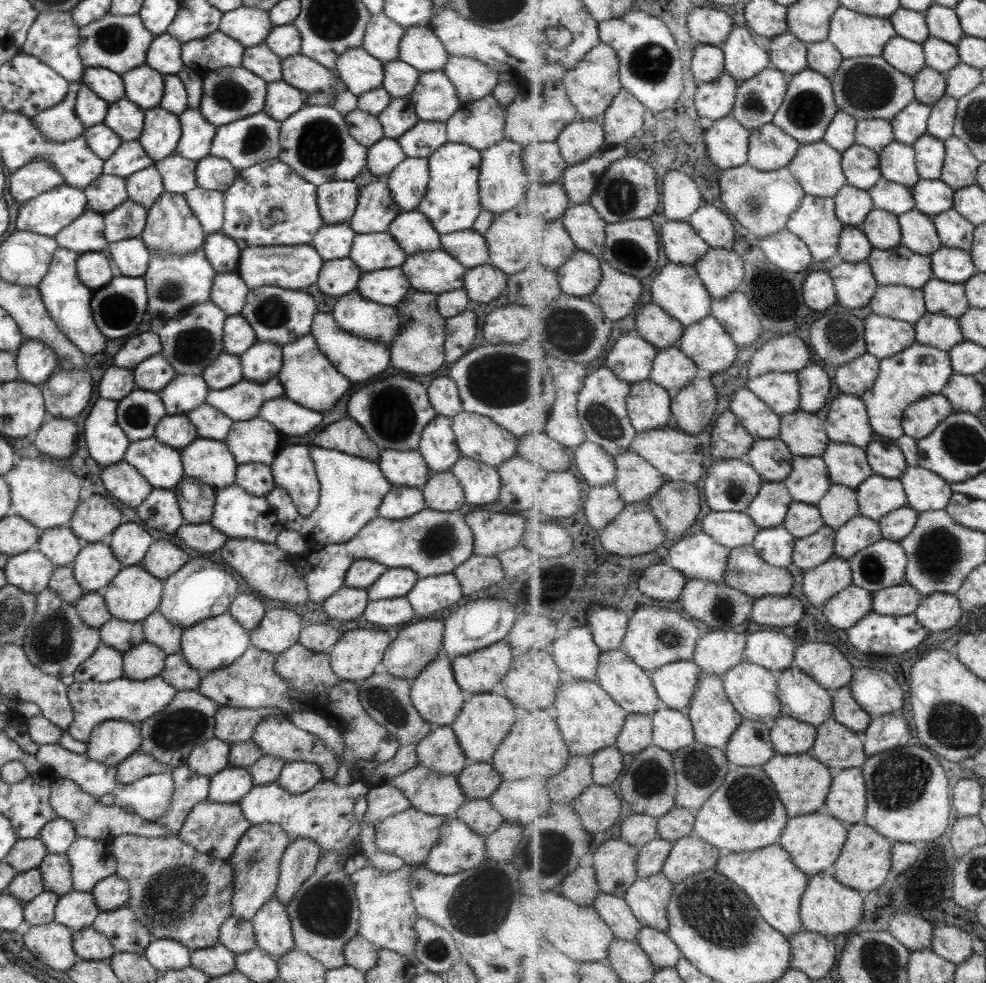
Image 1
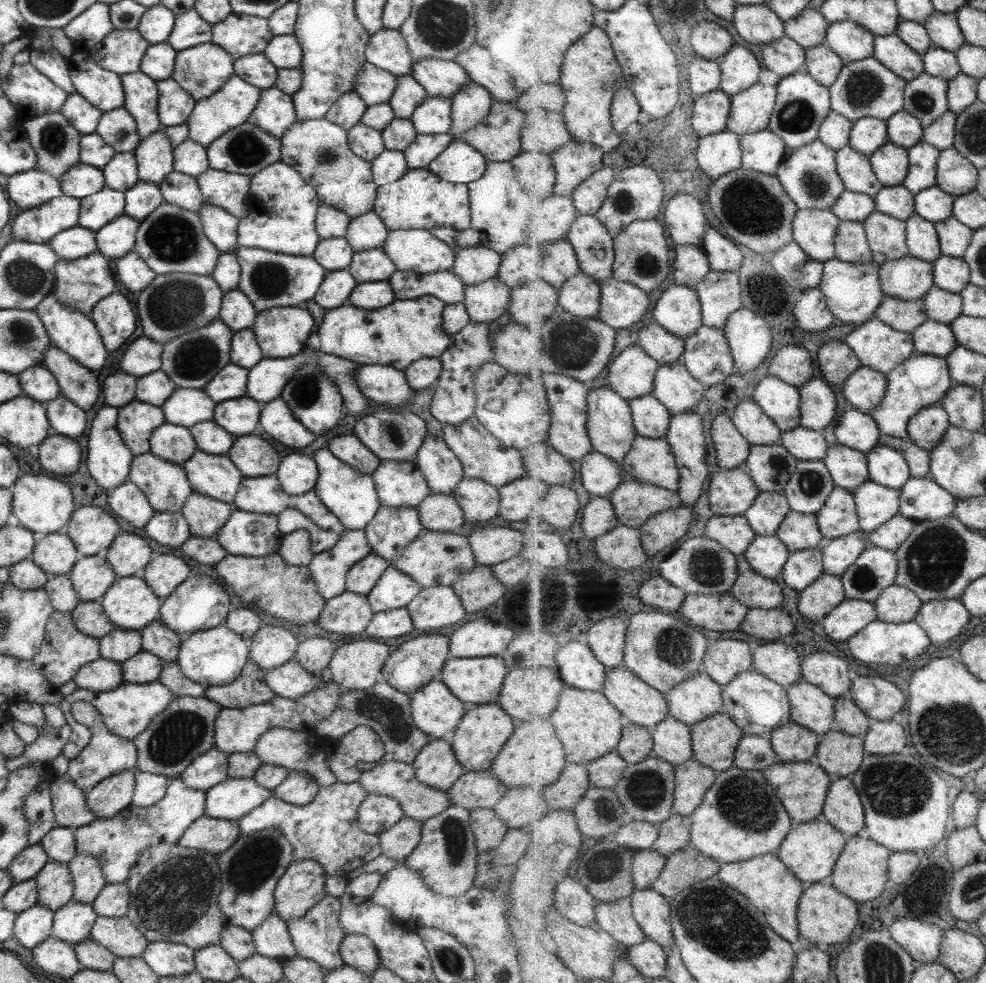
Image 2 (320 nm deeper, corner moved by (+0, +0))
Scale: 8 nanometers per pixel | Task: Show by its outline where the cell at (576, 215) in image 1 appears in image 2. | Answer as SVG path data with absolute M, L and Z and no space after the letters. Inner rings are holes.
M579 214L567 240L575 247L581 271L599 282L614 276L614 236L596 215Z

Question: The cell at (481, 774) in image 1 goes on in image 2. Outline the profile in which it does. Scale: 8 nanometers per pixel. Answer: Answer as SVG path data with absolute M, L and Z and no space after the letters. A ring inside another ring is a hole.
M489 770L464 772L447 790L451 805L467 809L491 809L503 796L507 787L499 782Z

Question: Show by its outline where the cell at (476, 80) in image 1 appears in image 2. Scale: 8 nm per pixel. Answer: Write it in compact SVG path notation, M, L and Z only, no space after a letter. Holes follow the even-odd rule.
M471 80L452 96L450 99L451 125L448 133L453 140L459 140L466 130L485 119L485 115L489 113L491 101L490 94Z

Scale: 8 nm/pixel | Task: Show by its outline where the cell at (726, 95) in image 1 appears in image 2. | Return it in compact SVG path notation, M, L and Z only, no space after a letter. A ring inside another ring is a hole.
M717 90L697 96L691 123L702 138L728 130L729 116L732 114L732 95Z

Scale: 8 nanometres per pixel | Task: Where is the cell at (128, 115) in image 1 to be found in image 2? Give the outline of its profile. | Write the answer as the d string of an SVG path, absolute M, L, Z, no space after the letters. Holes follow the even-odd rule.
M123 108L102 113L94 132L115 153L132 152L140 141L135 121Z

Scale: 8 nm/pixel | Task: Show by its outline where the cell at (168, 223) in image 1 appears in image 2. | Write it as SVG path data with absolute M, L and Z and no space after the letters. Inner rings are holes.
M161 203L149 216L140 221L134 234L133 252L146 263L155 275L169 272L210 275L220 252L205 238L198 214Z

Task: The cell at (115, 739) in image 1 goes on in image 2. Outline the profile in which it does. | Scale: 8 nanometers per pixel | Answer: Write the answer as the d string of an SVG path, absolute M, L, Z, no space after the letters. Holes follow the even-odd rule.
M78 700L71 705L71 714L82 728L92 732L90 741L80 753L68 763L67 779L84 792L92 789L100 780L119 774L125 770L136 768L136 750L131 740L111 734L101 722L101 715L84 700Z

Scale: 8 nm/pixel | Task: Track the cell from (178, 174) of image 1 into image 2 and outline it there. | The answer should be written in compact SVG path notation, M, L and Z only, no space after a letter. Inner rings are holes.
M172 172L158 186L165 203L196 213L204 203L195 179Z

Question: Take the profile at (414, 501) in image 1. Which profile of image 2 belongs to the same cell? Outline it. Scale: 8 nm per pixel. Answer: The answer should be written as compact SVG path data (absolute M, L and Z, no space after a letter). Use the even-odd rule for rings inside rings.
M380 506L367 526L363 528L371 554L393 563L405 546L420 534L422 526L414 508Z

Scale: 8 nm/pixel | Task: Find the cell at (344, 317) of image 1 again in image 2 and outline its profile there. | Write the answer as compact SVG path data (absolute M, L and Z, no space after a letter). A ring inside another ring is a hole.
M425 295L415 299L395 299L387 306L377 310L361 310L351 306L347 302L337 308L326 310L322 316L322 322L317 328L319 338L319 351L339 358L365 364L381 364L391 366L403 371L410 362L418 358L438 358L450 345L450 337L442 328L442 310L446 304L437 298Z

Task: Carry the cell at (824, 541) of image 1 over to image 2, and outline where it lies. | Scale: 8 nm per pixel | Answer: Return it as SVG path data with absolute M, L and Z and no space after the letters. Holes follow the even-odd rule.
M821 548L791 552L782 573L784 584L796 592L805 591L825 573L824 558Z

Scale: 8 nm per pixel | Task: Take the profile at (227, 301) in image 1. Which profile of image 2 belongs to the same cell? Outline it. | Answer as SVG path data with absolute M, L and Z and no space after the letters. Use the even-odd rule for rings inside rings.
M233 289L223 293L218 320L234 332L250 329L256 313L249 299L239 289Z

